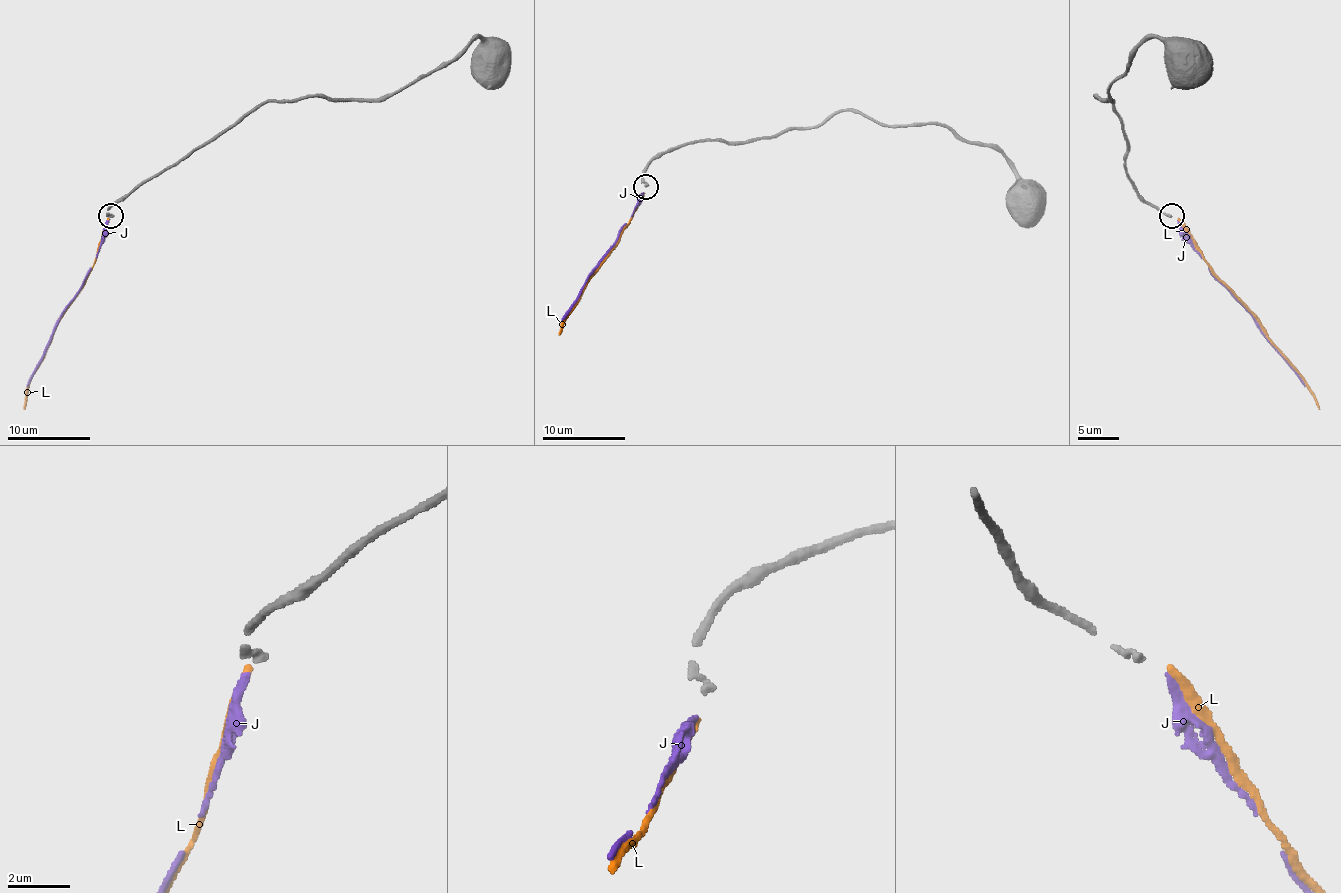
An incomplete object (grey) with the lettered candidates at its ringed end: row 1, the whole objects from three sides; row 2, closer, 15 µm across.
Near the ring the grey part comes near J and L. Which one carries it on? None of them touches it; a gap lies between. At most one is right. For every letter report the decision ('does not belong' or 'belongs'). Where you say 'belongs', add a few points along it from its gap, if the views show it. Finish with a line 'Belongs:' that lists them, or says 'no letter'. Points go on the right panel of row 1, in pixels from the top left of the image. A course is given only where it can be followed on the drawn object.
J: belongs; course (1178, 219), (1180, 234), (1209, 271), (1252, 317), (1266, 341), (1306, 387)
L: does not belong
Belongs: J

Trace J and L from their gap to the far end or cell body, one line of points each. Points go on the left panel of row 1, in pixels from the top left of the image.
J: (109, 219), (107, 234), (90, 271), (76, 298), (59, 317), (51, 341), (26, 387)
L: (109, 217), (90, 273), (59, 319), (51, 343), (32, 372), (24, 410)

